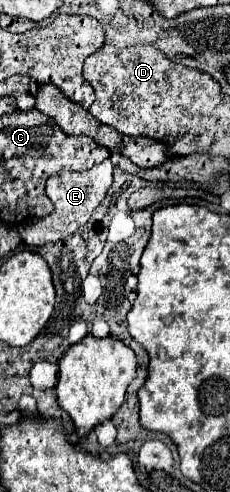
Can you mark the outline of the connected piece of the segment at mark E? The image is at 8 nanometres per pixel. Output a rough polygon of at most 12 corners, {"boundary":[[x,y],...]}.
{"boundary":[[111,159],[49,177],[51,215],[21,225],[27,245],[85,225],[113,183]]}

